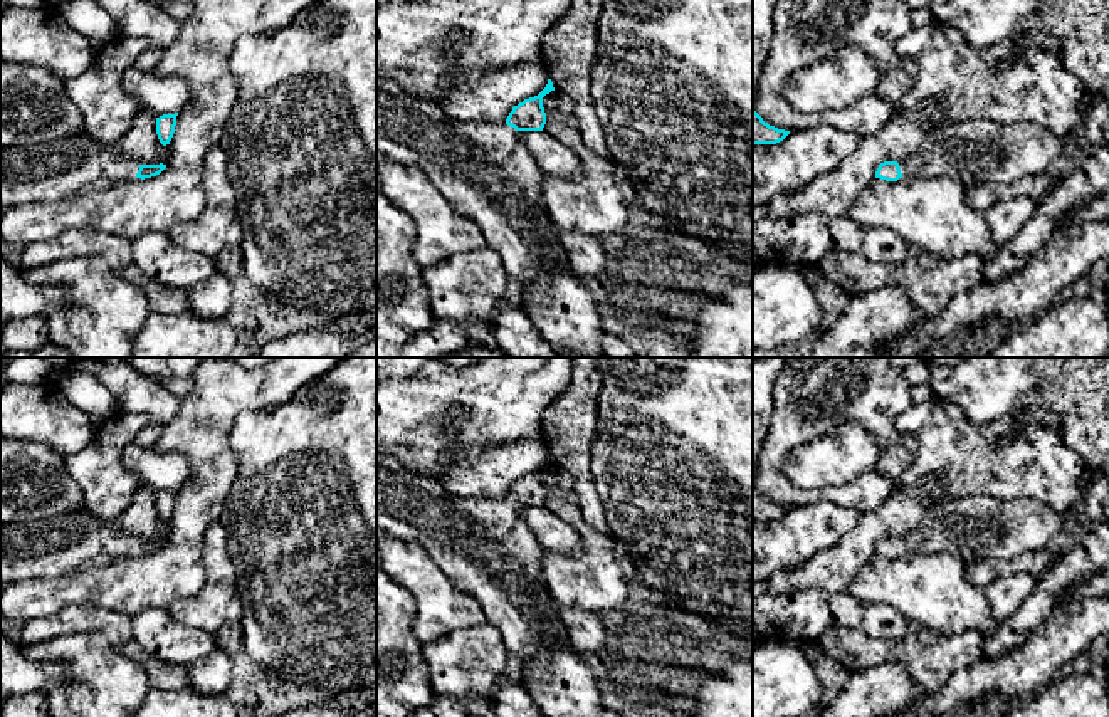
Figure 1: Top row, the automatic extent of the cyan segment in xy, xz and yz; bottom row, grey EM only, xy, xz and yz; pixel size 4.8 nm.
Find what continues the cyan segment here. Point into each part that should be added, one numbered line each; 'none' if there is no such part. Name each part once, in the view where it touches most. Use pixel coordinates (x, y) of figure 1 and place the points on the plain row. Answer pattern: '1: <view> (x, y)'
1: xy (29, 549)

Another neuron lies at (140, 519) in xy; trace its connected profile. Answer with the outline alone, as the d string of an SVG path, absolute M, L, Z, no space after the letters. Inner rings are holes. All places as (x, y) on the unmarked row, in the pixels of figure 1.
M139 485L119 517L104 522L139 541L168 541L171 532L171 522L163 522L158 516L156 494L146 485Z

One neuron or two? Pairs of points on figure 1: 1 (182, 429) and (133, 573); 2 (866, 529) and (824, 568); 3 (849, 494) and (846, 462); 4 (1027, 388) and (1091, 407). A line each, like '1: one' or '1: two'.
1: one
2: one
3: two
4: one

